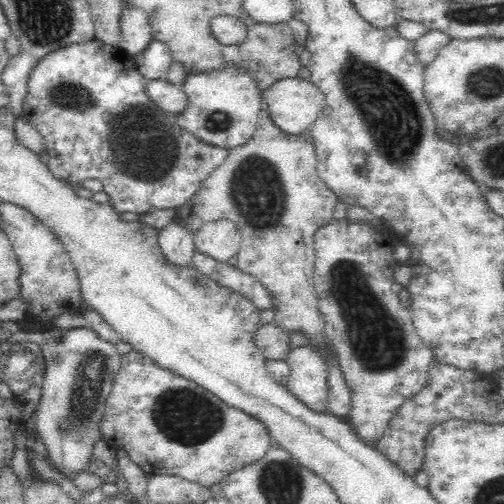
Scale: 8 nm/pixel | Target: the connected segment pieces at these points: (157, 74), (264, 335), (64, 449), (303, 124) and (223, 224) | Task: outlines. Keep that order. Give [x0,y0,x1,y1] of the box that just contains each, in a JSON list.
[[134,39,174,80],[253,322,289,360],[24,326,121,482],[263,77,325,134],[195,220,240,262]]

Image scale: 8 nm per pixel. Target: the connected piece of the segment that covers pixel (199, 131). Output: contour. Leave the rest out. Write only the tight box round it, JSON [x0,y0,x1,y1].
[177,67,260,149]

